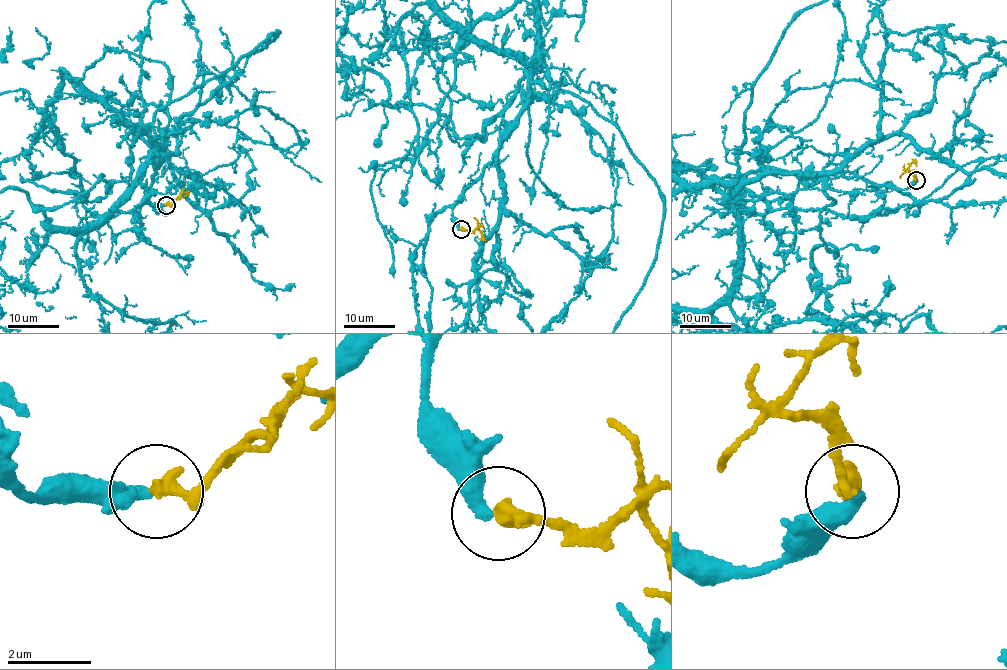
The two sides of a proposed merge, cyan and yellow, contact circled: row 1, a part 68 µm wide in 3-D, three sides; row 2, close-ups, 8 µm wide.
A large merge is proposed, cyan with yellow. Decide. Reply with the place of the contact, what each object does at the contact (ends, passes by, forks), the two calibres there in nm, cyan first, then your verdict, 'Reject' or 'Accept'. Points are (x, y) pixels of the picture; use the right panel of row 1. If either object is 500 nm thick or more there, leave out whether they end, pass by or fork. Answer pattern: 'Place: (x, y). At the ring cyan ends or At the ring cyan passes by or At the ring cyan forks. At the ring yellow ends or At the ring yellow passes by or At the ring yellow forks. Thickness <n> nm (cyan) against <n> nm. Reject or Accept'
Place: (916, 180). At the ring cyan ends. At the ring yellow ends. Thickness 360 nm (cyan) against 360 nm. Reject

